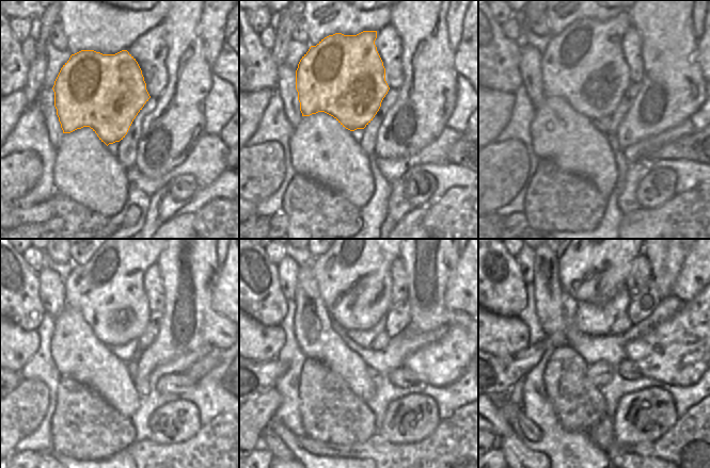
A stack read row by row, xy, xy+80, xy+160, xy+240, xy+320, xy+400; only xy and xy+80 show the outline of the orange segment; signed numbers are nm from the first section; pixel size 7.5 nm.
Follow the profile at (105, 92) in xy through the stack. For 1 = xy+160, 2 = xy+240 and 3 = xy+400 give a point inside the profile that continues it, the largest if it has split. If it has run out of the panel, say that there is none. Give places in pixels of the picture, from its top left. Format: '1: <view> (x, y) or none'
1: xy+160 (584, 65)
2: xy+240 (108, 290)
3: xy+400 (594, 268)

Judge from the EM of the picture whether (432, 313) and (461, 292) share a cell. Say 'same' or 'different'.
different

